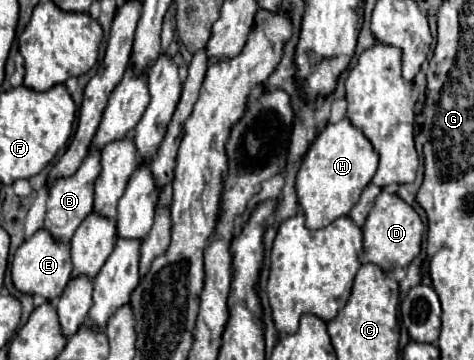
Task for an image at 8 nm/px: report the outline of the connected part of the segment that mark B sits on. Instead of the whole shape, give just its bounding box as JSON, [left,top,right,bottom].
[45,153,101,243]

